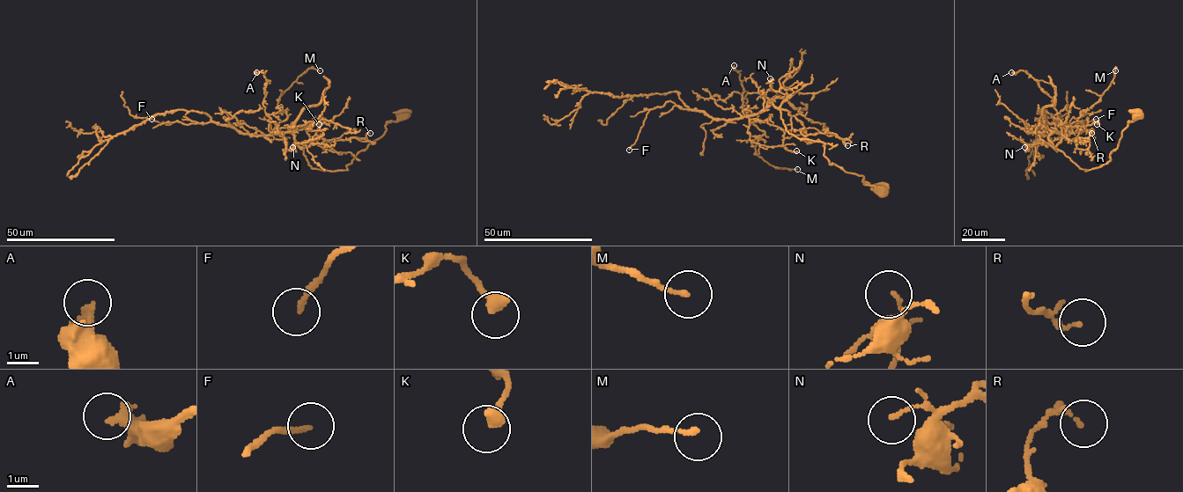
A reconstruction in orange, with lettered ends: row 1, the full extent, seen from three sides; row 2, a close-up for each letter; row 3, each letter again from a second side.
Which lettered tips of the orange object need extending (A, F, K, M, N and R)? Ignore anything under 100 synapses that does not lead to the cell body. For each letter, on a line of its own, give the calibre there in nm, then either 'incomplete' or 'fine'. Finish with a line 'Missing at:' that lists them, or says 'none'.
A: calibre 360 nm; fine
F: calibre 180 nm; fine
K: calibre 400 nm; fine
M: calibre 140 nm; fine
N: calibre 100 nm; fine
R: calibre 160 nm; fine
Missing at: none

